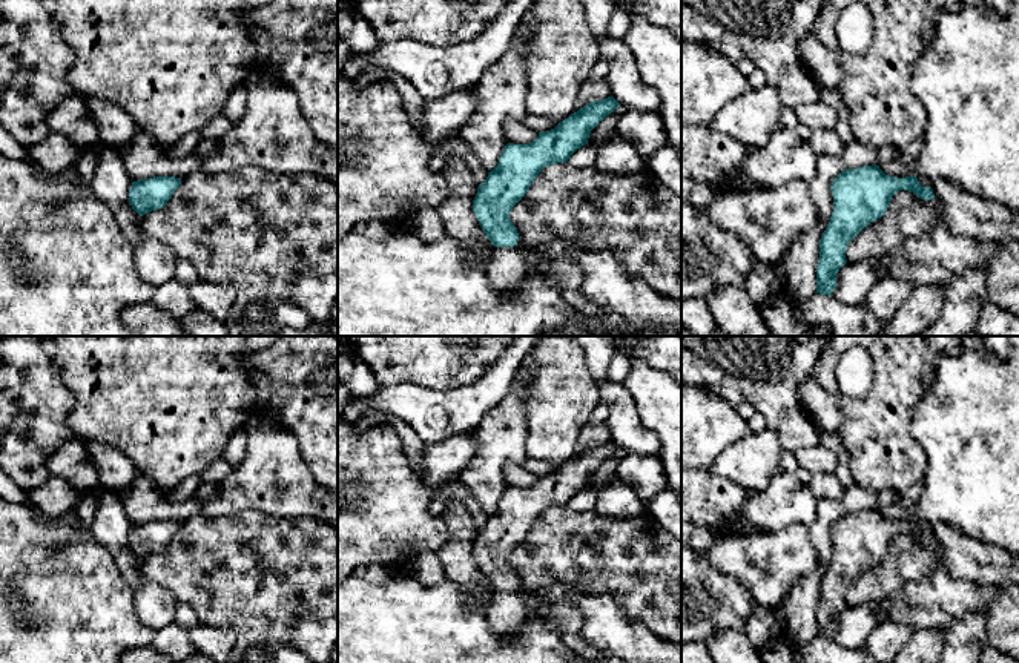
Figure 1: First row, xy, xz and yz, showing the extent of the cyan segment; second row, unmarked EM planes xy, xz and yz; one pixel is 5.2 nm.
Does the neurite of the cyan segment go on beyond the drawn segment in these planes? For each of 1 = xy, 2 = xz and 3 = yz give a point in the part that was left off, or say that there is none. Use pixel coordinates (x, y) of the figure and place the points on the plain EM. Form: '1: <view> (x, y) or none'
1: none
2: xz (507, 613)
3: yz (961, 557)

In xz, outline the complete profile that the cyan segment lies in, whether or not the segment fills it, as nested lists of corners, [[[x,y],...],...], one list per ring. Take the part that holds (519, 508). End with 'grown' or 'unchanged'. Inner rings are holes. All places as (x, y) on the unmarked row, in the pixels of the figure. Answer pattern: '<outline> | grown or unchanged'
[[[612,439],[591,445],[554,473],[539,476],[533,487],[508,487],[503,491],[497,510],[479,528],[473,543],[473,556],[494,589],[486,608],[493,632],[513,635],[531,615],[522,592],[517,591],[519,577],[510,563],[513,551],[543,511],[566,506],[577,493],[588,488],[591,474],[617,451],[620,448]]] | grown

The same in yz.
[[[876,508],[844,513],[830,529],[833,556],[819,583],[815,637],[832,638],[836,617],[847,606],[849,586],[864,571],[881,562],[892,540],[902,533],[921,543],[936,542],[941,546],[938,556],[941,571],[951,579],[991,586],[1005,583],[1019,586],[1017,554],[978,542],[959,528],[936,523],[932,531],[924,531],[913,519],[895,522],[885,519]]] | grown

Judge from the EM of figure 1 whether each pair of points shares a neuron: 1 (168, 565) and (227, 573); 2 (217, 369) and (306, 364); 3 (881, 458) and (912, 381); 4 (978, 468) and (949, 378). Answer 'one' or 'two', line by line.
1: one
2: two
3: one
4: one

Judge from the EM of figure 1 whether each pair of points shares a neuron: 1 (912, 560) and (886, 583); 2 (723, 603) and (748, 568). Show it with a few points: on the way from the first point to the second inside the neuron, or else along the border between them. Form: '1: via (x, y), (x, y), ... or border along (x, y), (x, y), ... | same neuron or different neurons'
1: via (906, 564), (892, 577) | same neuron
2: border along (708, 562), (729, 574), (758, 605) | different neurons

